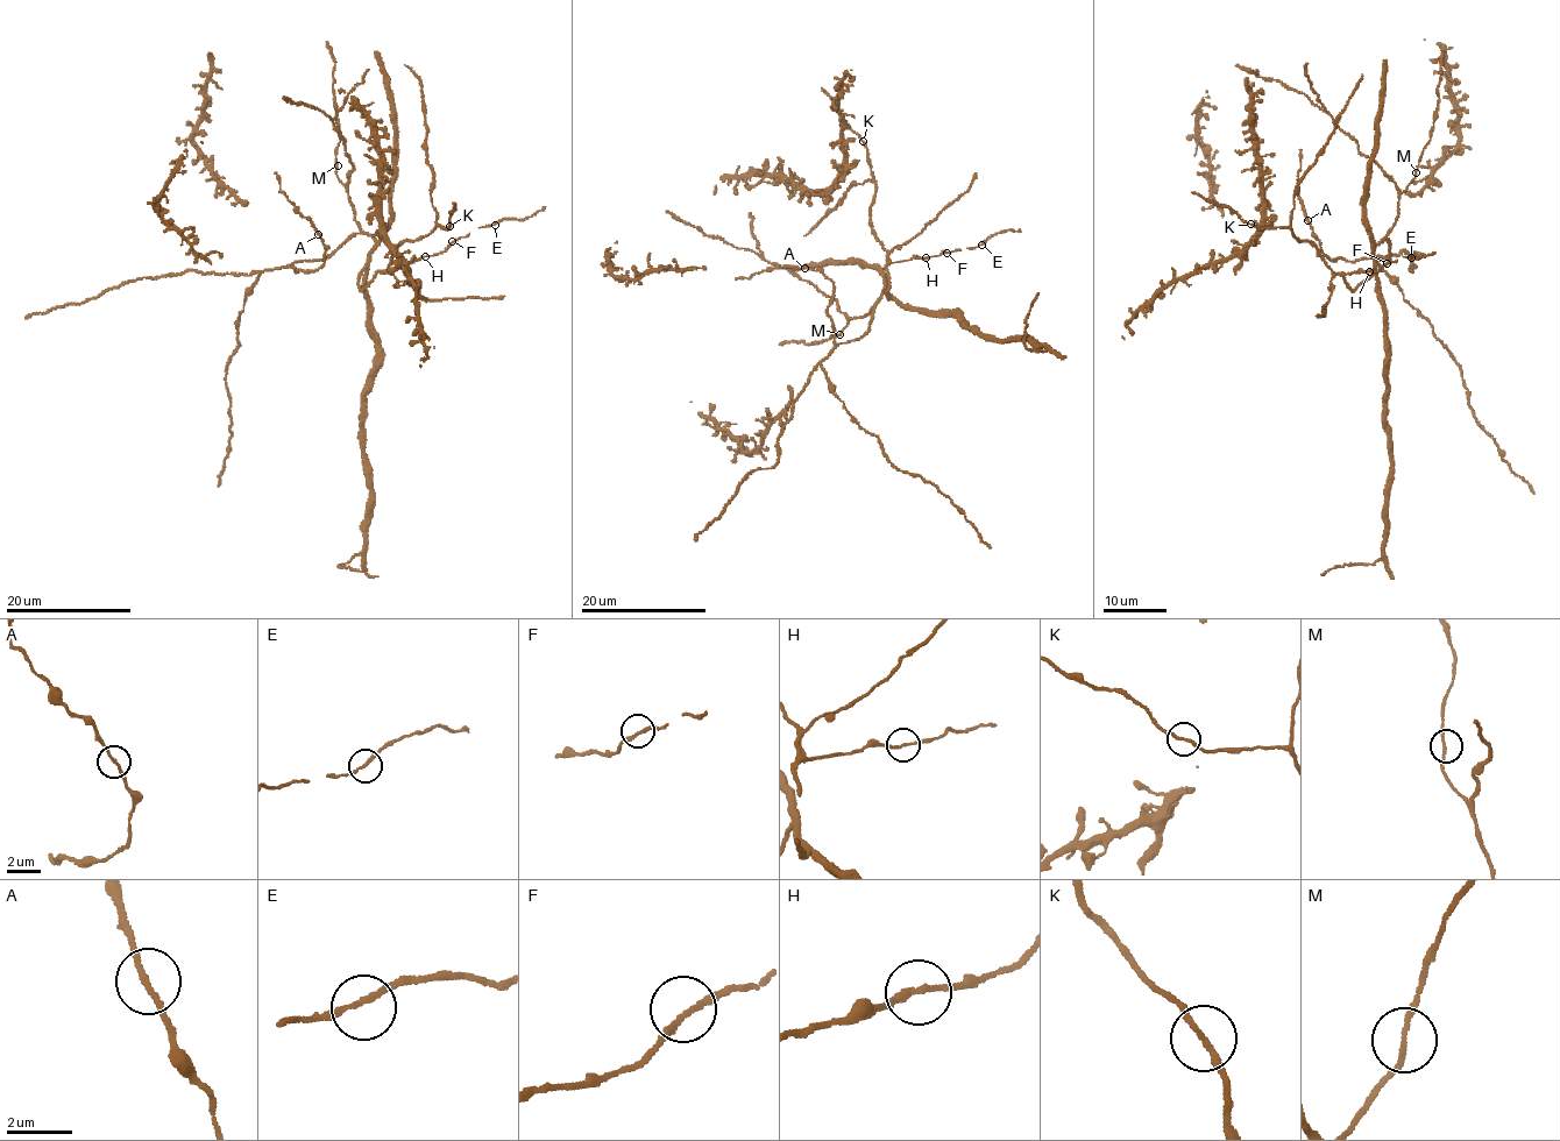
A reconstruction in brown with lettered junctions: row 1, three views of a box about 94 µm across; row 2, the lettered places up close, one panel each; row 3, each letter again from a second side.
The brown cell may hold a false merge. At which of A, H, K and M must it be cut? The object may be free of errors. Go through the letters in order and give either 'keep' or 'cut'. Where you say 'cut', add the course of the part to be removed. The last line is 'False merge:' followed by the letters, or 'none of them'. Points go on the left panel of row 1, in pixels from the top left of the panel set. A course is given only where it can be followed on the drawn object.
A: keep
H: keep
K: keep
M: keep
False merge: none of them

